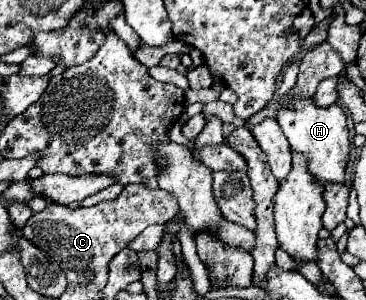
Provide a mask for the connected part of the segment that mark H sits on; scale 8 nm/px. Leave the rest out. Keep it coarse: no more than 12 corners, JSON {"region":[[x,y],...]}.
{"region":[[313,98],[279,108],[291,148],[321,186],[345,182],[349,128],[341,106]]}

